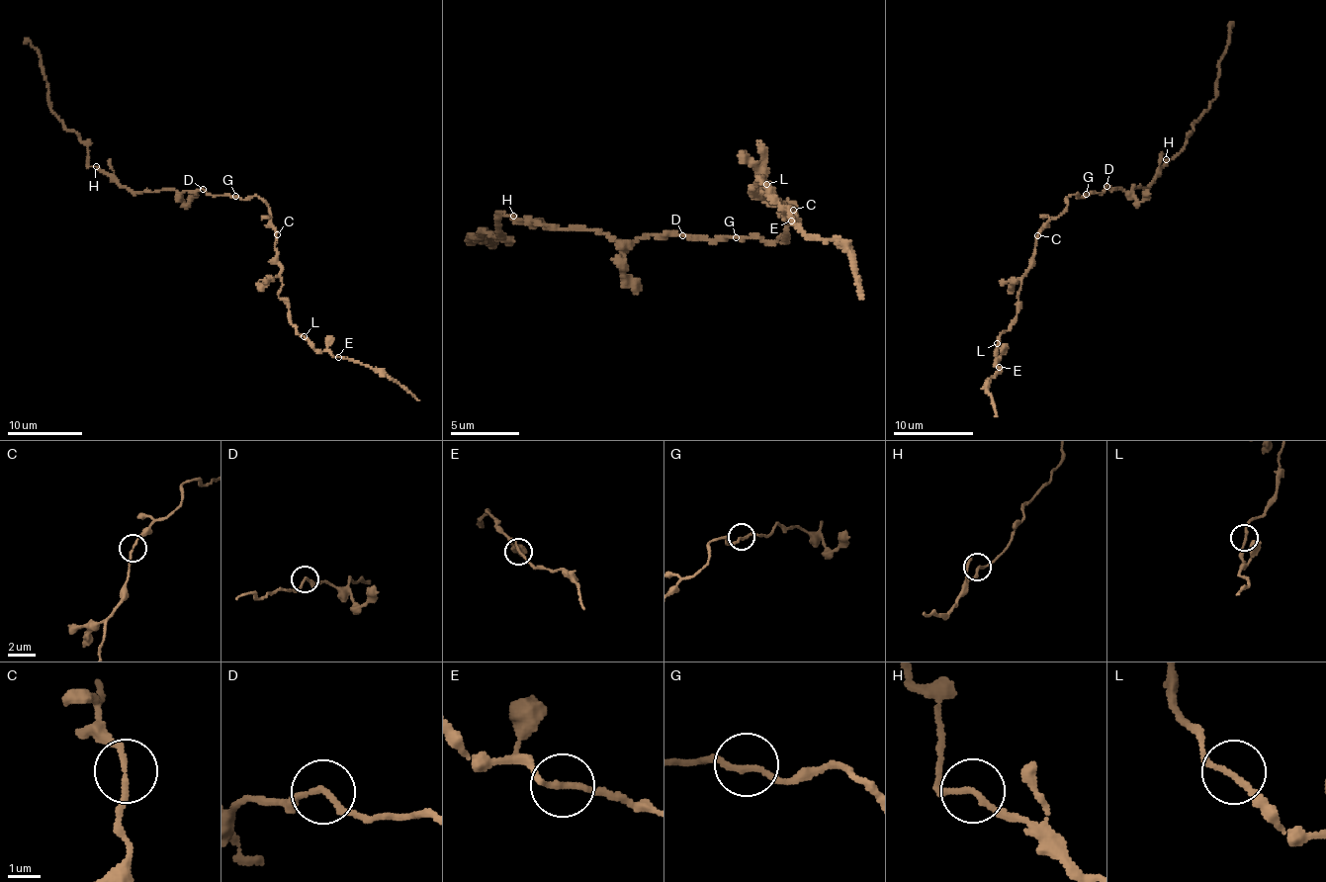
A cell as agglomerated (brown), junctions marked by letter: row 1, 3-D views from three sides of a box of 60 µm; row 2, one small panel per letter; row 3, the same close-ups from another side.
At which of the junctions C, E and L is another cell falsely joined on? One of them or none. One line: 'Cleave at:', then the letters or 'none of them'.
Cleave at: none of them

